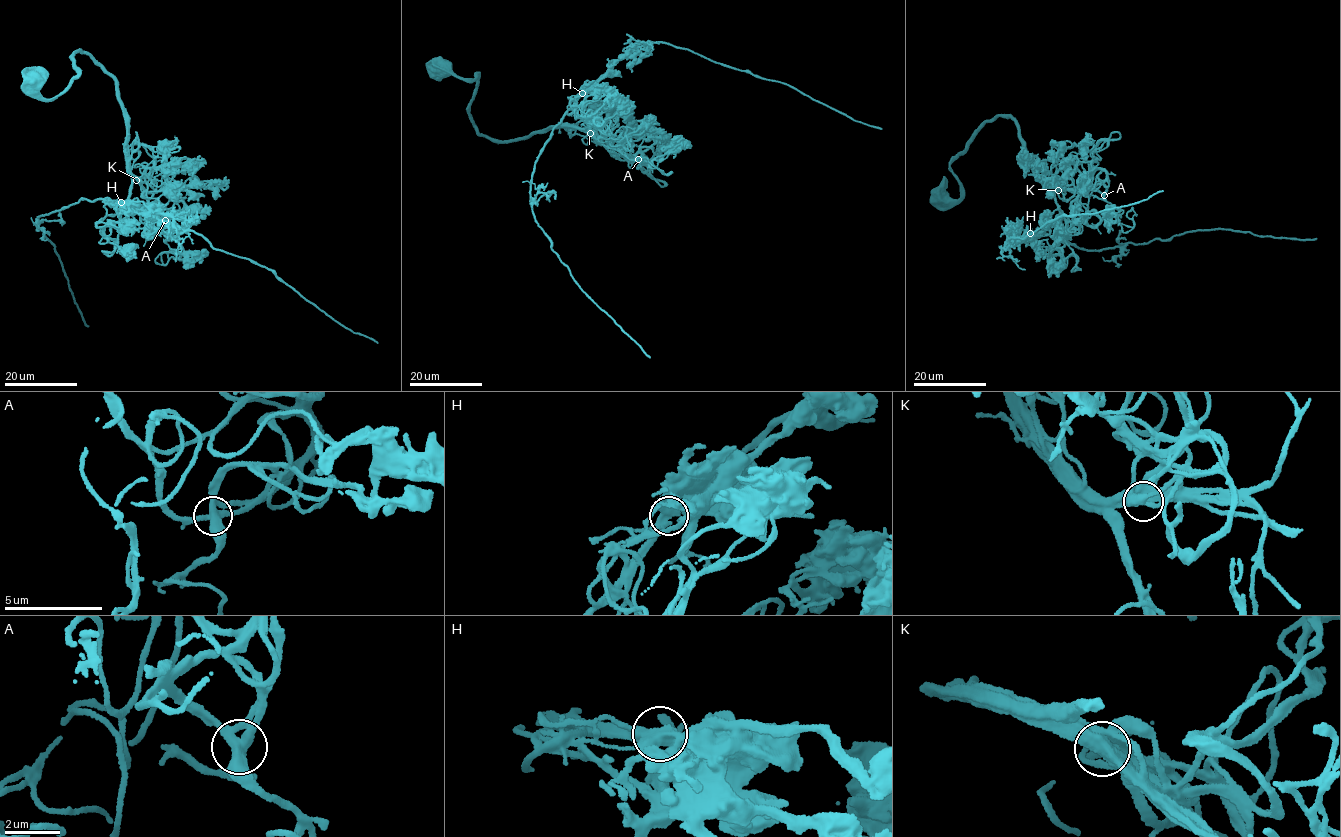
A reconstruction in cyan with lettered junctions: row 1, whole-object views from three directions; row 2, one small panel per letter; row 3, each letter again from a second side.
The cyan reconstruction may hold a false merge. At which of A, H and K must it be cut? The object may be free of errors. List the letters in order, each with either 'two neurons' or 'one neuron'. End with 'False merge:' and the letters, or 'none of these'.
A: one neuron
H: two neurons
K: one neuron
False merge: H

